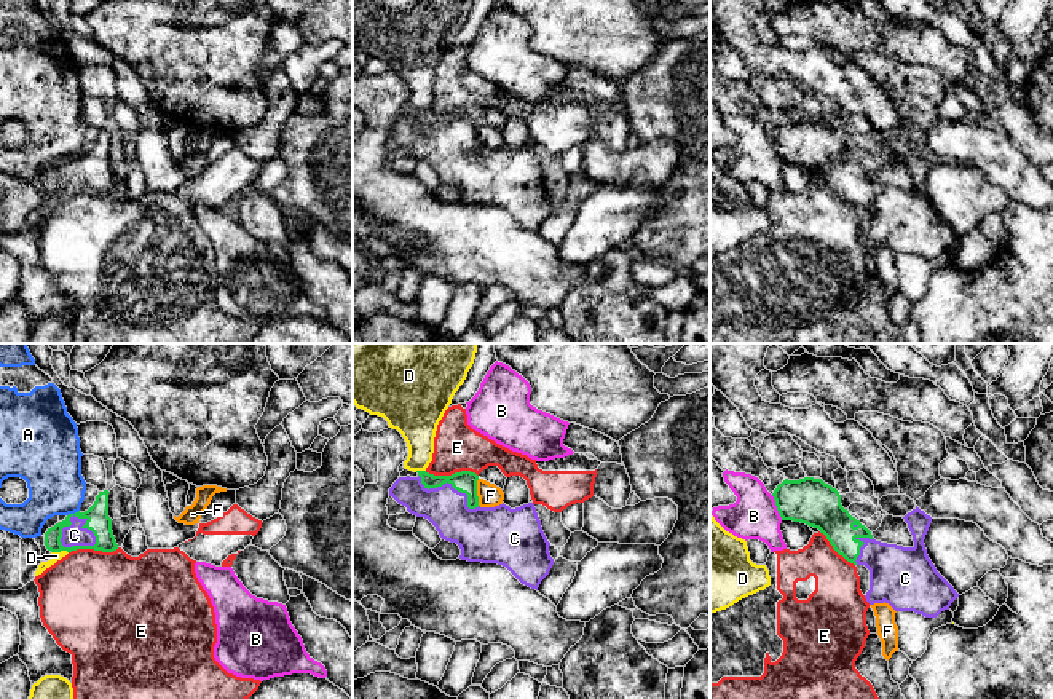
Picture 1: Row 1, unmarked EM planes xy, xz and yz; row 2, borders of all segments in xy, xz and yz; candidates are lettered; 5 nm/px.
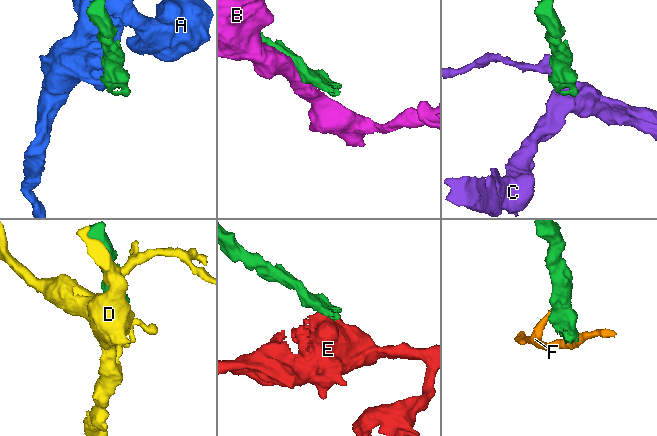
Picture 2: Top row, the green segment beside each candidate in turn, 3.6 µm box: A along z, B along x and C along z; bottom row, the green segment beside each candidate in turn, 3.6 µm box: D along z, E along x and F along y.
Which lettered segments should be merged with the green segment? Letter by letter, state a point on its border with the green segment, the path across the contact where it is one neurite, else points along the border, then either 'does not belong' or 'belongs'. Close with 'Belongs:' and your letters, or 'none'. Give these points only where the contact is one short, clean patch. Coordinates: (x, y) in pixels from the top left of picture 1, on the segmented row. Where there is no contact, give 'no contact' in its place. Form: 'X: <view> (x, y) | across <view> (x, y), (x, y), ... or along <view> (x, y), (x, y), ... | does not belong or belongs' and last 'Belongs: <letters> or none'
A: xy (72, 514) | along xy (78, 509), (67, 516) | does not belong
B: yz (777, 508) | does not belong
C: xy (72, 546) | across xy (99, 522), (93, 544), (72, 546), (74, 535) | belongs
D: xy (59, 551) | does not belong
E: xz (452, 474) | along xz (425, 471), (434, 474), (473, 471), (477, 476) | does not belong
F: xz (476, 492) | along xz (479, 479), (477, 505) | does not belong
Belongs: C

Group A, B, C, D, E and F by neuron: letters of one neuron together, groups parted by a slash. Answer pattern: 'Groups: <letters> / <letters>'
Groups: A / B / C / D / E / F

